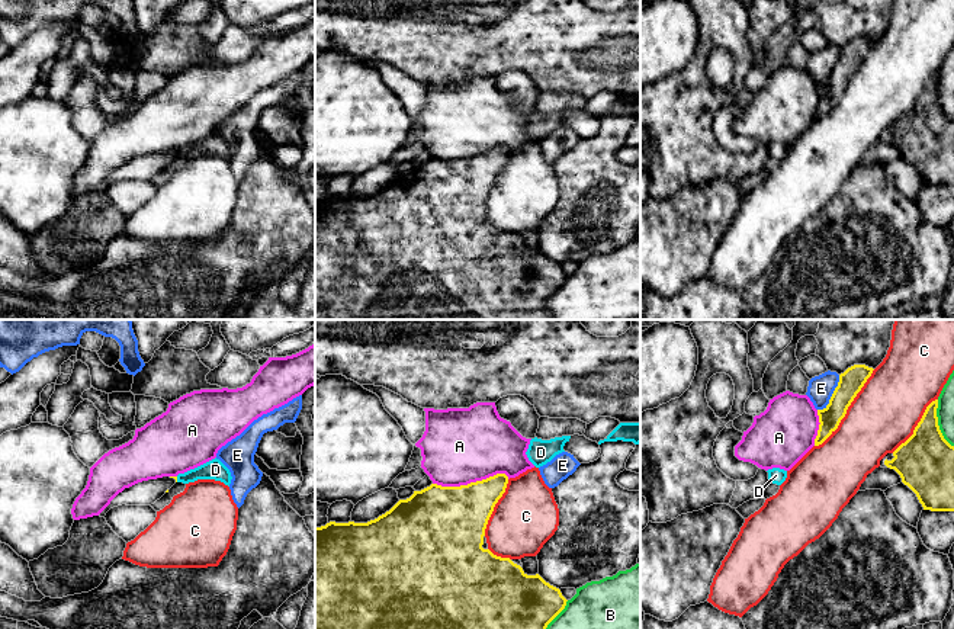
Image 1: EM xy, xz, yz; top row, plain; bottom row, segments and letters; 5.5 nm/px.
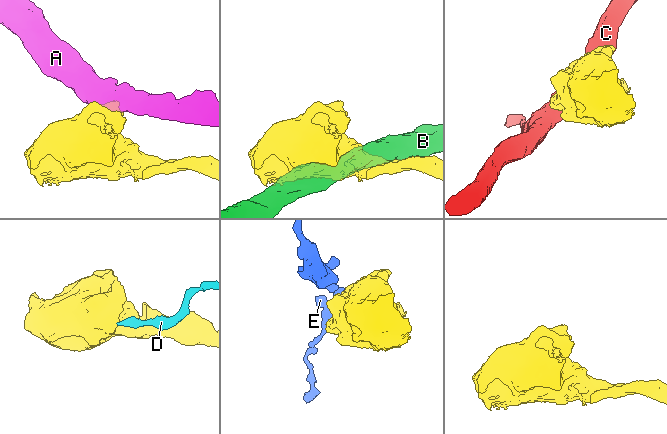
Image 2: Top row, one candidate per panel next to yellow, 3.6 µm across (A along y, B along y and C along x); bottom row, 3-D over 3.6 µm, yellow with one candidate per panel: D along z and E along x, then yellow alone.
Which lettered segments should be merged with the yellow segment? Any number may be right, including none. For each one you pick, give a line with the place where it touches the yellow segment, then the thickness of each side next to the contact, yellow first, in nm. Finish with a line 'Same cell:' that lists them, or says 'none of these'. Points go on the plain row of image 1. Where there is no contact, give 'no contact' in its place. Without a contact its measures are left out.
Same cell: none of these

